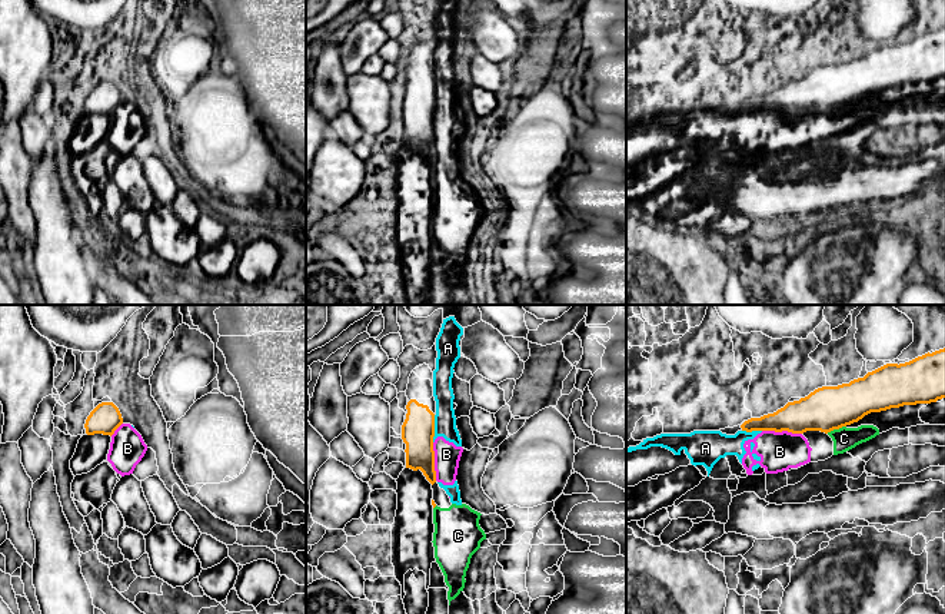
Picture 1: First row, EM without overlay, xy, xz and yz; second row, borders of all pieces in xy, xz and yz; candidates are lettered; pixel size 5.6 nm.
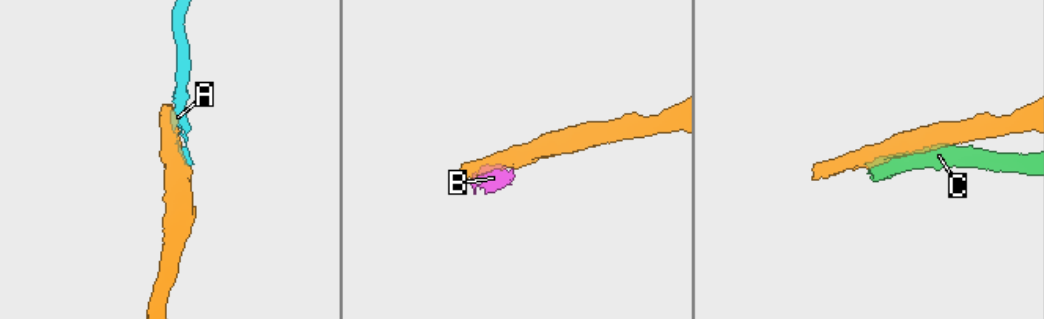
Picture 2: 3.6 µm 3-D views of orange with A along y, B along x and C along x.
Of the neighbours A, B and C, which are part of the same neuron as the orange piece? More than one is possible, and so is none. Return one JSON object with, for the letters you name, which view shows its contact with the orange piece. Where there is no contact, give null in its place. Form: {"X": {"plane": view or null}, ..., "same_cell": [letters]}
{"same_cell": []}

